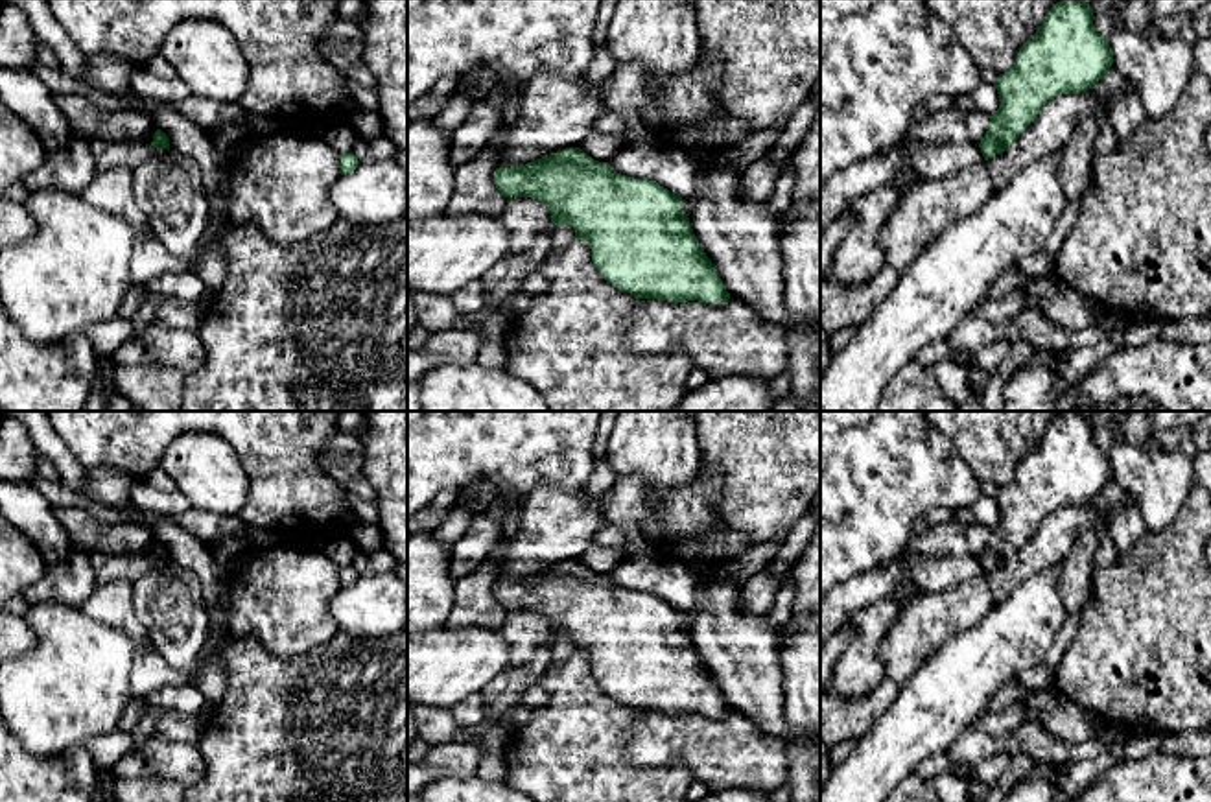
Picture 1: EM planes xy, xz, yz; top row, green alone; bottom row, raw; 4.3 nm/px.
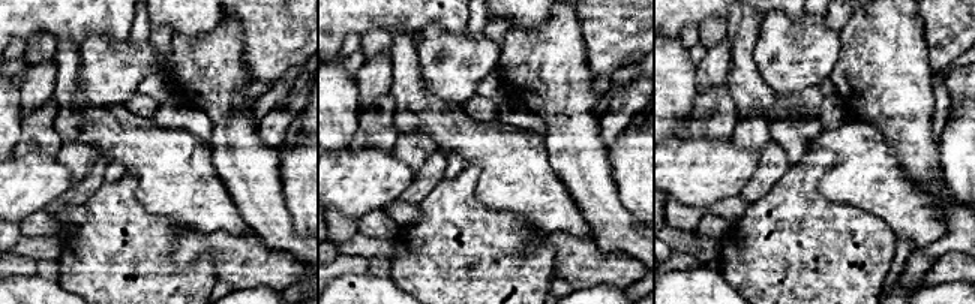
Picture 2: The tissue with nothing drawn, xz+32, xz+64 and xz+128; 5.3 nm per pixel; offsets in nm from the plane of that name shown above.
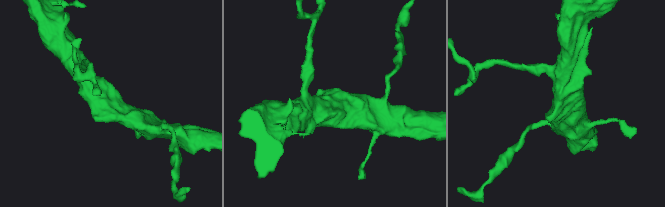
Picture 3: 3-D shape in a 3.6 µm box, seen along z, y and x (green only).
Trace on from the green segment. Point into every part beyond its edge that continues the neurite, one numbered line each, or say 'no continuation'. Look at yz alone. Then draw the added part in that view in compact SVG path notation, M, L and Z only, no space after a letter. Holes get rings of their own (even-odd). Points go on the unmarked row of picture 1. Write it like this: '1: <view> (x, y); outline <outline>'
1: yz (929, 574); outline M975 555L894 559L872 572L857 573L820 601L820 645L852 612L896 594L909 581L922 594L935 594L957 588L982 573Z

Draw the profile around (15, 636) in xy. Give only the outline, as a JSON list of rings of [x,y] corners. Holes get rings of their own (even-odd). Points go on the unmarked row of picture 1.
[[[0,612],[0,664],[31,651],[37,638],[24,618]]]

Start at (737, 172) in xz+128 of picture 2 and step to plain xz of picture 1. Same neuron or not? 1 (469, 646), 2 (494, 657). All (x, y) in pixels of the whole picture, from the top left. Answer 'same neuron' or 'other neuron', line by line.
1: same neuron
2: same neuron

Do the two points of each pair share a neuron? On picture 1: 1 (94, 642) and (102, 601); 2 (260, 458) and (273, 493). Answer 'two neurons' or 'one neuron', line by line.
1: two neurons
2: one neuron

